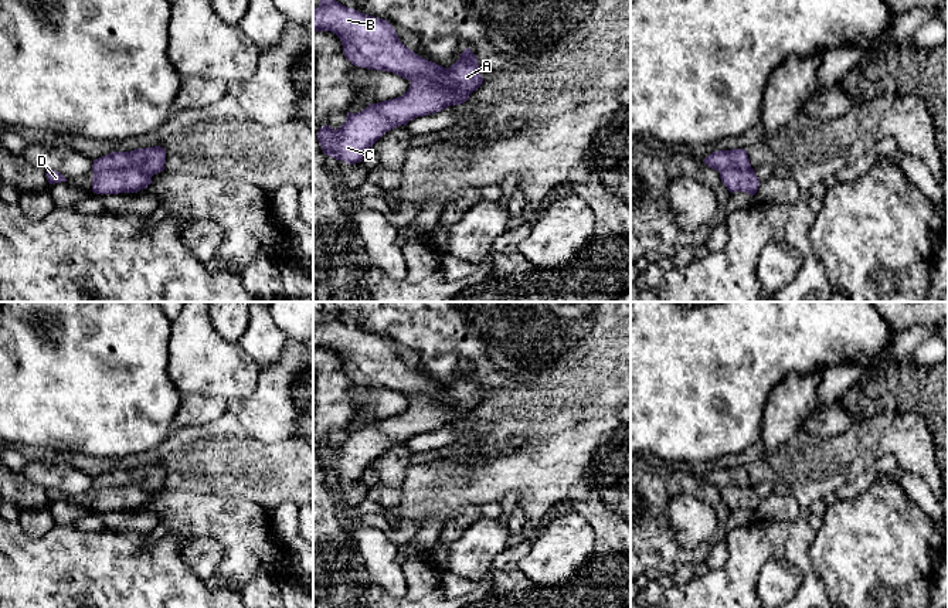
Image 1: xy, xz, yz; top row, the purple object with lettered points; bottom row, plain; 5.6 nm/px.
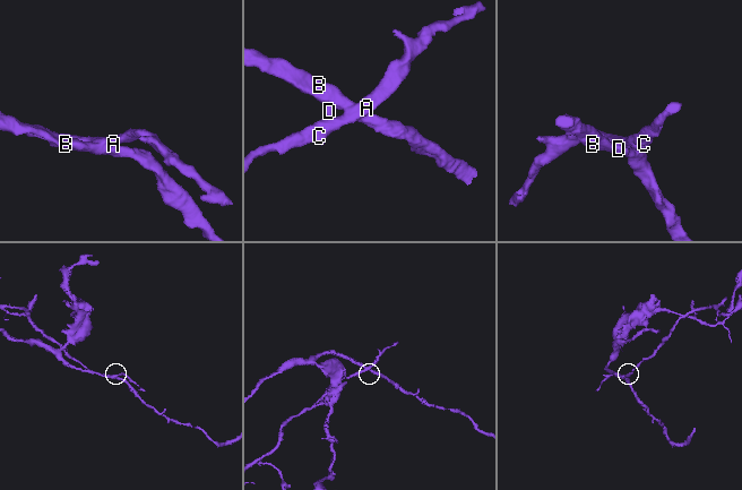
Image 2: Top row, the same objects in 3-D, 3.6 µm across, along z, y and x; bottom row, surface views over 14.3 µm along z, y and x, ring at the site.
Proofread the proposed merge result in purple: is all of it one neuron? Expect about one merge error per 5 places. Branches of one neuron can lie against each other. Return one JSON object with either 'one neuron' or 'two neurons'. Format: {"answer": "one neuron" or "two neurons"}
{"answer": "two neurons"}

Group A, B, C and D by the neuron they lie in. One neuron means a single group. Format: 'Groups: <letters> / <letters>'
Groups: A C / B D

